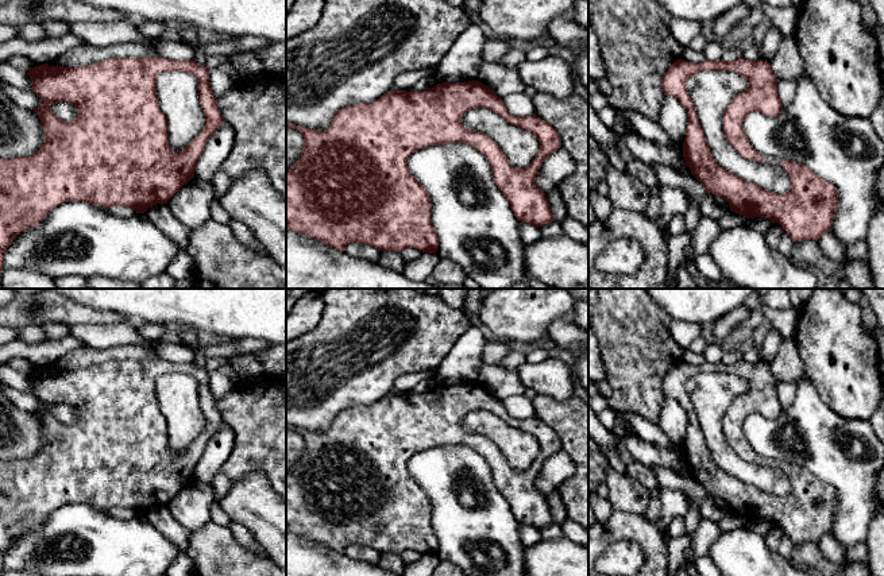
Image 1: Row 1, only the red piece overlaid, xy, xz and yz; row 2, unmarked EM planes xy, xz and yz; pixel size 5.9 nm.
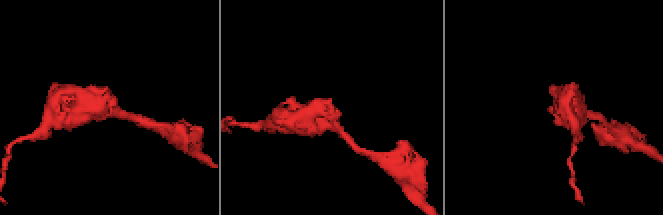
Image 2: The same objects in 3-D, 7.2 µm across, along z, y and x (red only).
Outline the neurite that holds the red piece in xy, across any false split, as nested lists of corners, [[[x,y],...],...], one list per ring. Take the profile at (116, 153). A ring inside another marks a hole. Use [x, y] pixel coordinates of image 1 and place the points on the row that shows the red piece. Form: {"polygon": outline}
{"polygon": [[[112,58],[76,67],[45,63],[32,67],[27,76],[32,92],[43,103],[32,111],[40,119],[45,142],[31,156],[0,159],[0,271],[12,239],[39,225],[61,204],[82,201],[108,209],[127,205],[136,213],[167,204],[194,178],[206,142],[224,123],[211,89],[209,69],[194,59]],[[163,71],[186,71],[198,82],[205,127],[182,151],[170,148],[167,120],[157,96],[157,77]],[[59,101],[77,108],[74,121],[61,120],[49,108]]]}

